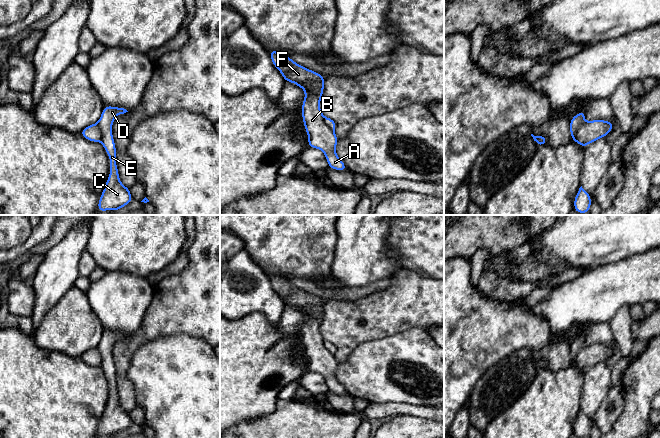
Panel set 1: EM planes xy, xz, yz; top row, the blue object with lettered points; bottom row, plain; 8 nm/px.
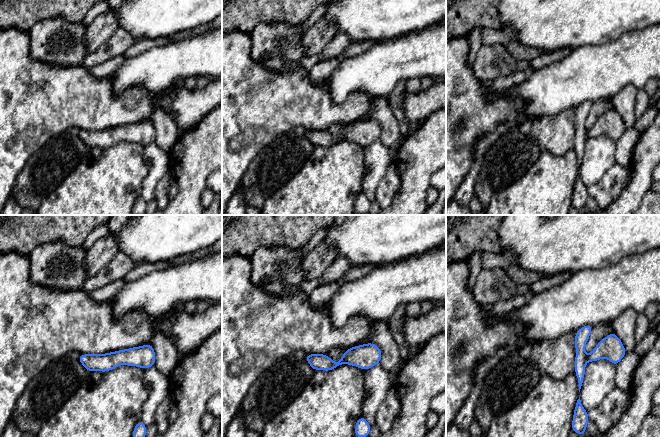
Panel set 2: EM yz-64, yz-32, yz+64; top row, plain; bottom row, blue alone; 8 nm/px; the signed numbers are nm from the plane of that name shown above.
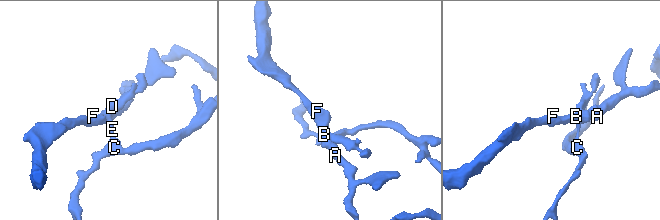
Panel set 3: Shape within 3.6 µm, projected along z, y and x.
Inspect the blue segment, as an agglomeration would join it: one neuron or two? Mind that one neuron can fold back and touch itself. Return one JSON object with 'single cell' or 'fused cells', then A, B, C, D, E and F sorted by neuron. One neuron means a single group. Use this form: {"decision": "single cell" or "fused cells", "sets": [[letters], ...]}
{"decision": "fused cells", "sets": [["A", "B", "F"], ["C", "D", "E"]]}

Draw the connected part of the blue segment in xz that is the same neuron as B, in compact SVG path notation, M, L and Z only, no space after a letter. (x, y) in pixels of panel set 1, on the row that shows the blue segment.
M269 51L272 63L286 82L292 82L305 92L302 102L302 120L308 135L308 146L324 152L328 167L345 171L347 167L336 154L338 138L325 121L319 103L323 96L325 77L294 62L282 53Z

